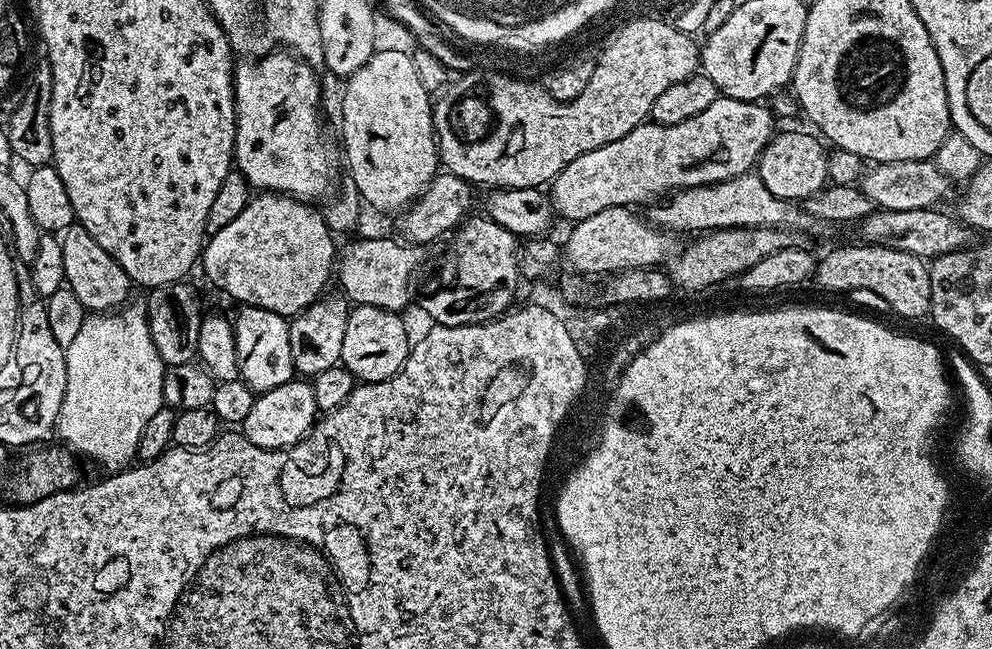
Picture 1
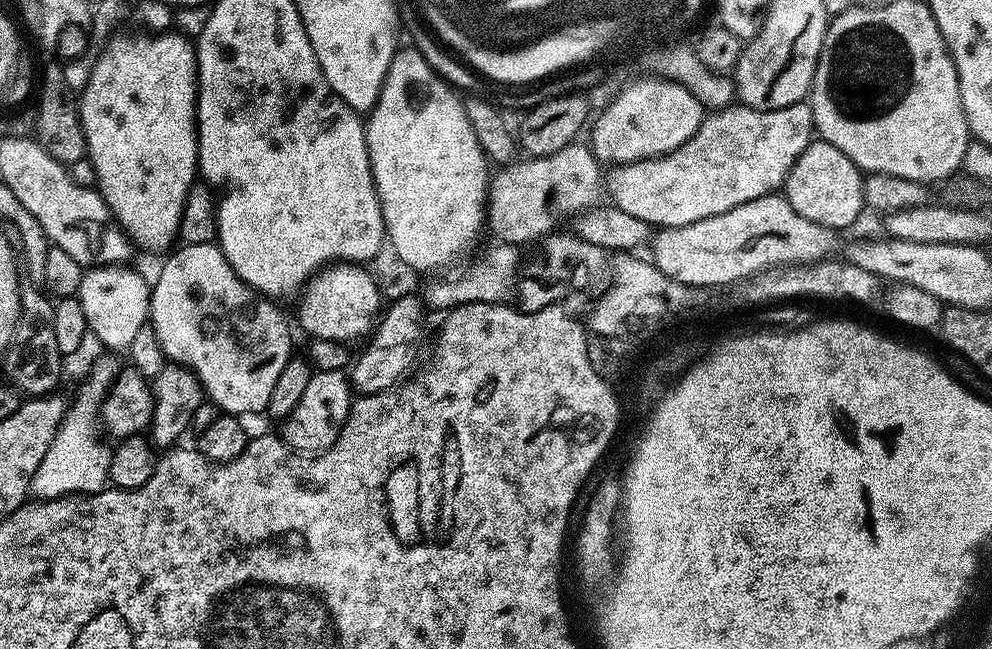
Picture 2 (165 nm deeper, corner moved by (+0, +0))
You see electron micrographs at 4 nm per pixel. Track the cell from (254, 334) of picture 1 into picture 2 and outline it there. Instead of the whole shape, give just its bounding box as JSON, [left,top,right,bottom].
[150,243,294,418]

